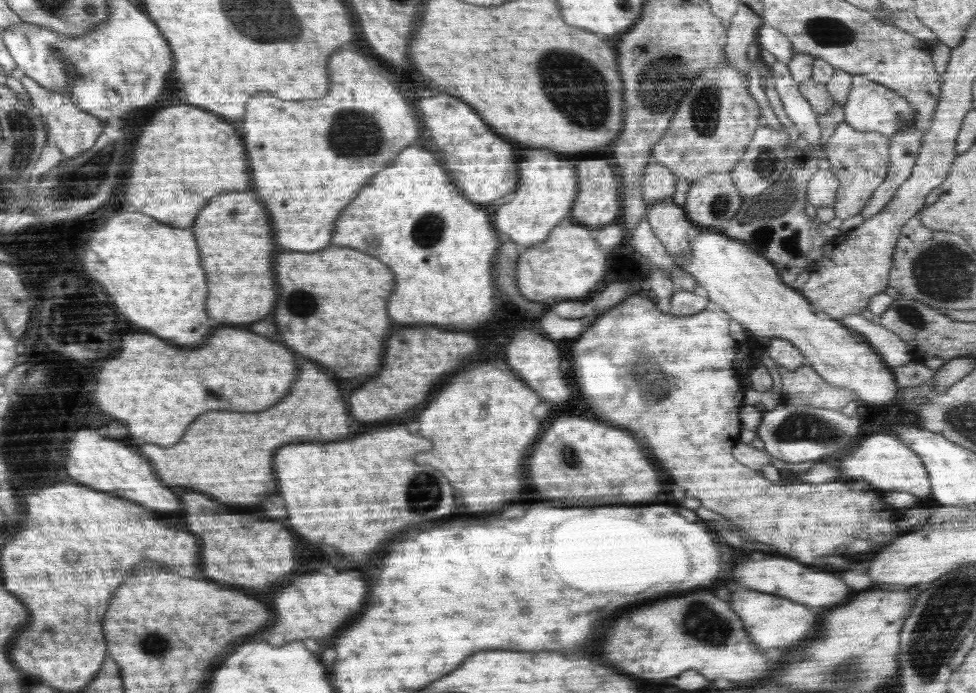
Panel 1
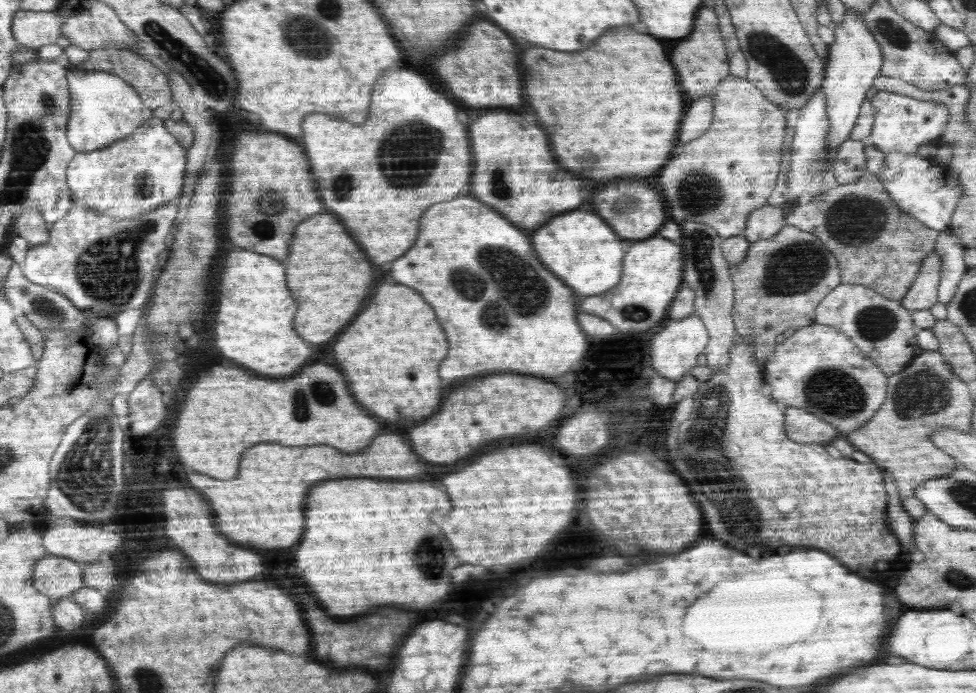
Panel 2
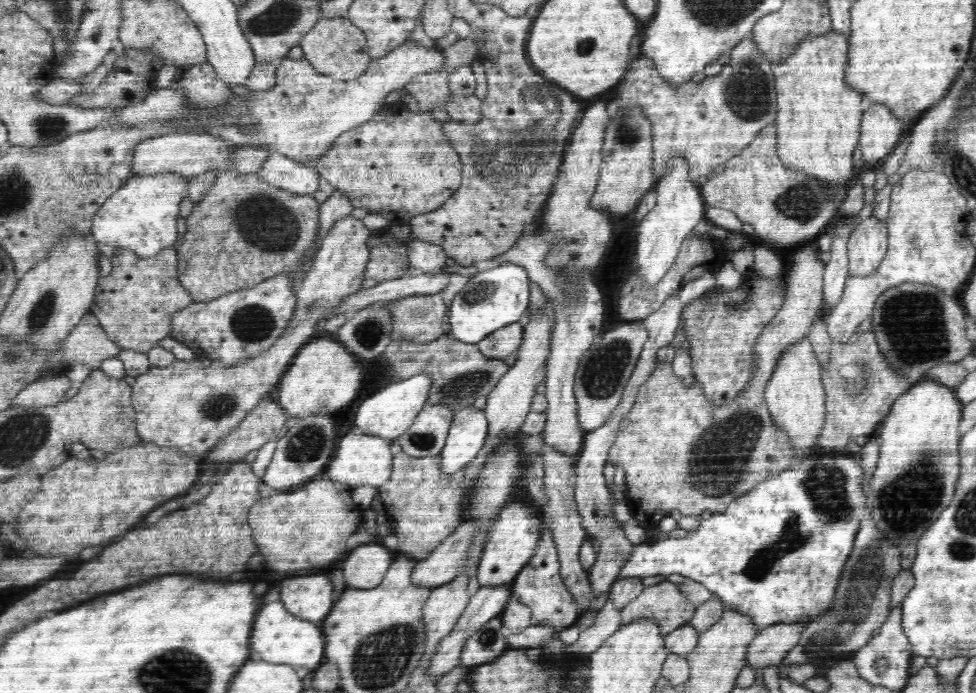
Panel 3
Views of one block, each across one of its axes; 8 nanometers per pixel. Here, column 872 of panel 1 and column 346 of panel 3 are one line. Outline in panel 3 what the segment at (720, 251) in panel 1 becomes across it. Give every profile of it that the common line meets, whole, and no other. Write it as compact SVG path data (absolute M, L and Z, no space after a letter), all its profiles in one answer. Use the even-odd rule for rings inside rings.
M320 338L303 346L278 385L276 401L290 416L301 418L316 414L320 410L333 413L347 406L356 398L356 390L360 388L360 364L352 356L352 351L344 344Z

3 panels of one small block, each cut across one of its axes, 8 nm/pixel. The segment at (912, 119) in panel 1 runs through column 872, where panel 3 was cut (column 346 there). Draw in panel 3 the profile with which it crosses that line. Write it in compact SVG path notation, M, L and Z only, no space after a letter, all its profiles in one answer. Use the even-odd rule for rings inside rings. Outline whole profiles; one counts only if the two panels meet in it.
M405 41L384 58L371 60L362 75L344 81L320 74L306 59L294 60L286 56L277 68L272 88L254 91L249 100L236 95L228 106L222 108L224 113L231 113L242 107L250 107L258 121L254 132L238 130L235 126L220 126L206 130L206 133L229 142L235 148L268 147L270 152L278 152L307 165L310 159L322 155L332 146L340 134L368 122L383 108L388 94L402 89L411 78L442 66L444 55L440 47L424 47L416 41Z

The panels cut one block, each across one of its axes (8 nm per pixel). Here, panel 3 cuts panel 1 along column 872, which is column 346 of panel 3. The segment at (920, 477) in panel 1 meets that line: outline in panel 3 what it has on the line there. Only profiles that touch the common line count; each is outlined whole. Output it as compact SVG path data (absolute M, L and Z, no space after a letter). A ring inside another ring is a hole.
M352 430L338 442L336 452L324 471L332 482L344 484L349 489L352 489L352 486L370 485L379 487L384 485L393 472L391 441L382 438L380 435L362 434L359 431Z

